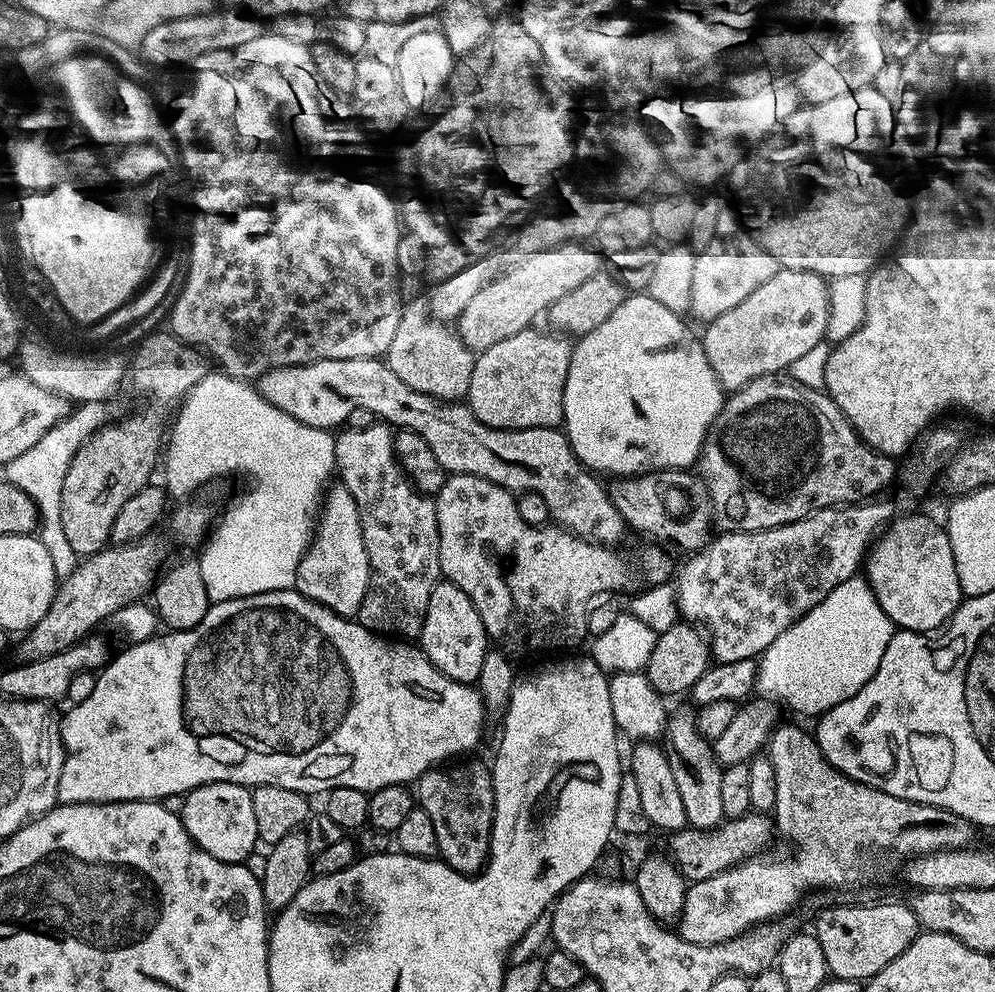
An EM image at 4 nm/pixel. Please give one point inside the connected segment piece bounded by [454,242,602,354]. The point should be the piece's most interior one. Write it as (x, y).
(514, 300)

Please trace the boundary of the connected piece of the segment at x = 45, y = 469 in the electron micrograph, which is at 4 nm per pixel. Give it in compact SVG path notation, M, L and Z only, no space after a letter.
M102 400L82 402L73 407L69 413L59 420L25 453L18 455L5 465L5 479L12 485L18 486L23 493L28 494L39 510L40 522L38 525L38 539L50 554L57 579L63 580L70 577L79 564L80 557L71 549L70 542L62 527L62 485L66 478L66 471L74 454L89 438L111 421L113 414L106 408L107 403Z

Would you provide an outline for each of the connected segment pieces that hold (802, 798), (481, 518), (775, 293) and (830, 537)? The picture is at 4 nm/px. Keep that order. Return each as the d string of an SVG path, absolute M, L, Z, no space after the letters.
M777 723L766 745L768 761L774 766L774 828L784 844L777 843L722 874L689 883L678 921L678 935L686 942L710 946L732 940L758 924L784 918L815 888L880 884L897 875L901 861L977 843L977 825L966 818L938 806L894 798L850 779L830 766L809 729L784 723Z
M449 475L434 499L443 579L461 588L470 602L474 602L474 610L478 610L478 618L482 618L489 641L509 658L544 656L547 652L578 647L589 639L586 610L590 598L603 592L623 593L632 580L627 562L616 553L615 547L593 544L559 526L535 528L522 522L516 496L507 488L486 482L486 478Z
M780 268L774 278L770 278L770 282L758 286L758 290L738 302L738 306L707 321L705 328L708 329L702 332L706 362L710 362L710 370L714 370L721 389L735 390L754 382L754 378L783 373L791 364L796 364L803 356L810 355L820 343L825 343L826 322L830 322L828 280L818 274Z
M873 498L859 504L846 504L838 508L823 508L817 512L812 512L806 518L795 520L789 524L783 524L777 528L767 528L766 530L758 530L757 532L720 532L713 535L699 552L691 553L685 559L688 561L681 568L679 565L678 568L678 572L681 572L684 576L678 577L679 575L677 575L674 580L677 606L679 608L679 615L685 621L699 626L706 633L710 641L713 661L720 664L737 662L742 659L756 660L763 656L764 651L770 646L770 642L774 642L774 638L778 634L782 634L791 624L801 620L811 608L818 606L818 602L822 602L822 598L826 598L826 594L833 592L839 584L853 579L859 573L856 572L859 568L861 571L868 554L868 549L872 547L882 529L891 524L898 515L898 509L890 501L884 499L888 498Z

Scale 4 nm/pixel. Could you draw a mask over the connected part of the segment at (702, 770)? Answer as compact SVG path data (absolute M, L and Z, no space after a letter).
M691 707L680 708L669 715L667 740L671 752L668 758L670 770L674 770L674 782L682 797L682 807L686 809L687 827L717 828L726 819L722 810L722 766L716 761L713 745L698 730L696 714Z

